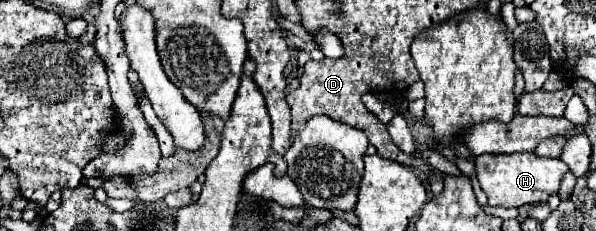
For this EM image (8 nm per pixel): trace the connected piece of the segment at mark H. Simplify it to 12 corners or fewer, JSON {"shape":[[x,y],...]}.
{"shape":[[534,152],[482,154],[490,206],[548,202],[568,166]]}

